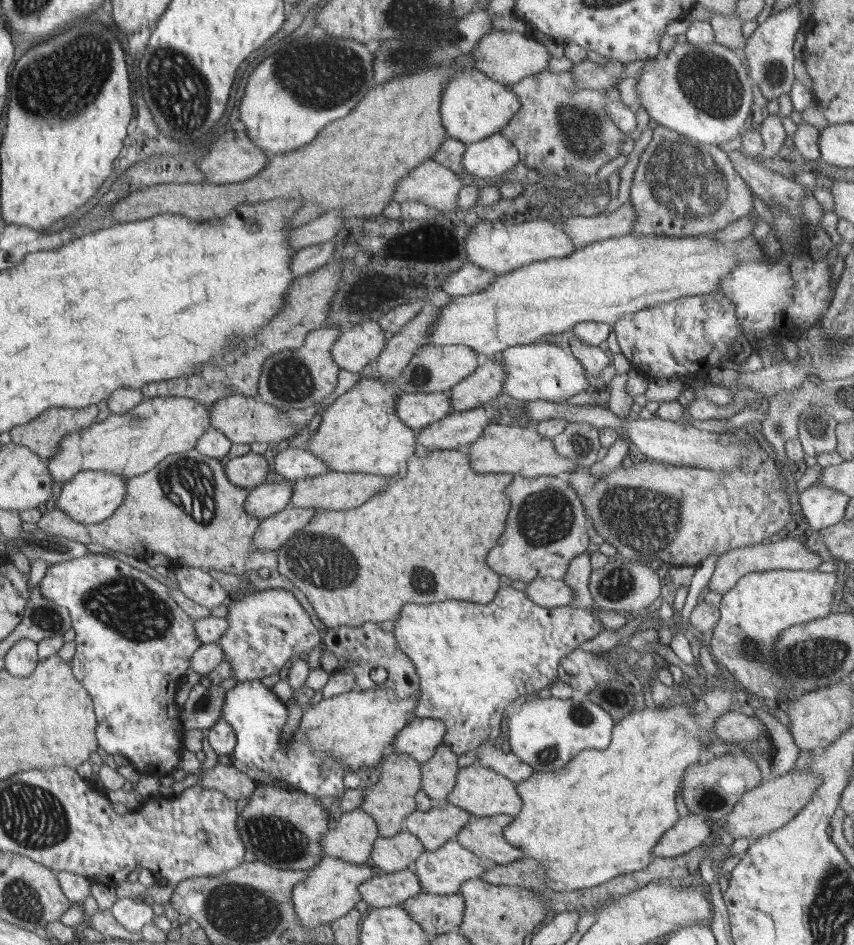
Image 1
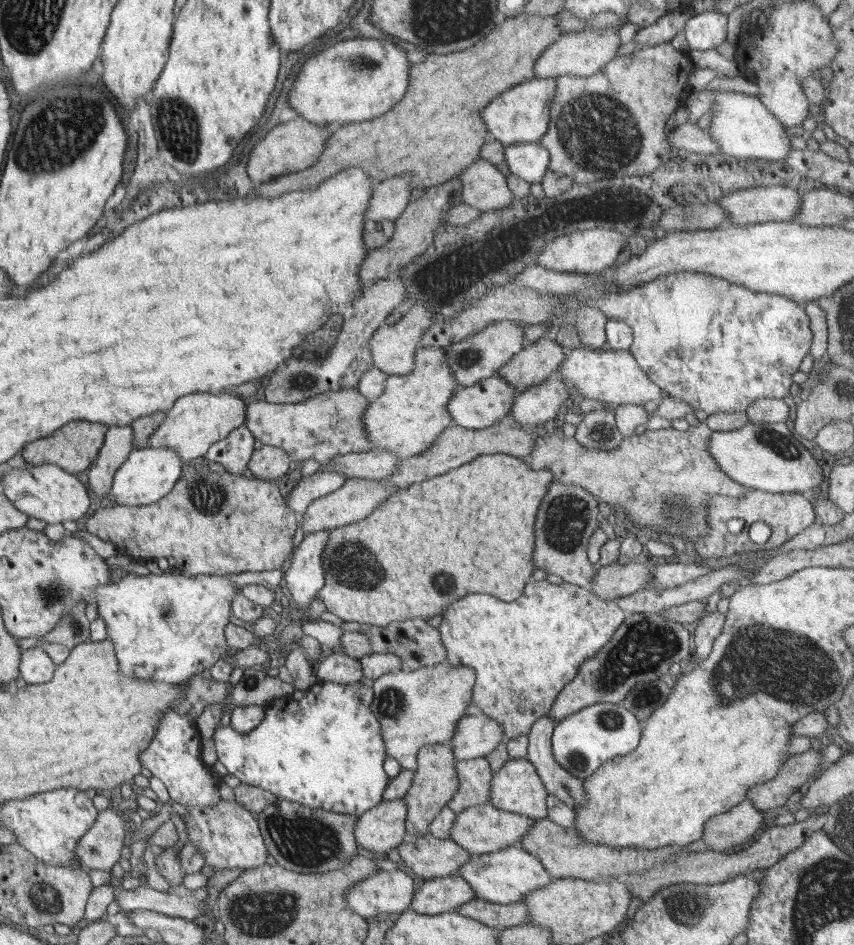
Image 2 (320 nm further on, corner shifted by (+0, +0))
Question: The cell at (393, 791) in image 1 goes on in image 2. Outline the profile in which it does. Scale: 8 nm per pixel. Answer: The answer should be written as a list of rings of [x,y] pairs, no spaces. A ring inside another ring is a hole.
[[[449,742],[423,746],[418,753],[418,768],[408,792],[403,796],[409,809],[406,823],[407,839],[420,837],[426,832],[434,817],[444,809],[457,794],[460,778],[457,773],[457,758]]]

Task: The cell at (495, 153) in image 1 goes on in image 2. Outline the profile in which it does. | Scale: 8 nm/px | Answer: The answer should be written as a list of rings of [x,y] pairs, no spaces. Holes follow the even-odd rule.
[[[517,143],[505,147],[504,156],[512,173],[531,184],[540,183],[549,170],[551,156],[540,143]]]

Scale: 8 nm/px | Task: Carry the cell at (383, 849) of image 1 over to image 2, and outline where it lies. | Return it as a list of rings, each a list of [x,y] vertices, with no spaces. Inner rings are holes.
[[[426,832],[420,837],[406,839],[397,846],[403,863],[424,880],[458,874],[460,867],[472,854],[450,839],[441,840]]]

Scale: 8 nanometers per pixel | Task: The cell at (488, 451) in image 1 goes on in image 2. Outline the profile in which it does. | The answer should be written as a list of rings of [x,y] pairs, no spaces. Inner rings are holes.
[[[705,423],[690,425],[686,431],[669,427],[666,429],[646,430],[642,435],[632,434],[610,451],[595,449],[590,452],[572,437],[557,432],[555,435],[537,436],[534,450],[523,459],[534,470],[548,469],[555,474],[555,480],[567,485],[578,485],[590,491],[601,504],[610,509],[625,508],[631,522],[649,528],[668,528],[672,534],[687,536],[695,542],[699,536],[709,533],[707,523],[707,494],[722,494],[739,498],[745,496],[747,487],[732,480],[715,463],[715,458],[707,449],[713,430]],[[664,496],[674,496],[666,524],[662,524],[660,510],[656,504]]]

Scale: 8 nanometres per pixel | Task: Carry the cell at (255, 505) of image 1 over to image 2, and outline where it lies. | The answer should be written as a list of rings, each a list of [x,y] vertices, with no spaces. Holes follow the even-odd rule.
[[[318,470],[308,477],[302,477],[286,502],[292,510],[301,514],[317,498],[340,489],[347,479],[344,473]]]

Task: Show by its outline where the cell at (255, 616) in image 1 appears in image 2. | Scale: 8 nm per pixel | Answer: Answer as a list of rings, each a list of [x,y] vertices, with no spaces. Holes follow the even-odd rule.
[[[319,530],[305,534],[294,550],[294,558],[284,571],[282,588],[300,610],[310,608],[308,604],[312,602],[312,598],[316,598],[316,592],[326,585],[322,556],[330,533],[331,531]]]

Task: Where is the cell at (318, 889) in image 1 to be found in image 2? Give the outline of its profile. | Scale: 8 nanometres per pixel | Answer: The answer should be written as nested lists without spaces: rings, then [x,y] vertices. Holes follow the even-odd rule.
[[[386,866],[351,886],[345,897],[362,918],[368,919],[410,909],[414,895],[414,878],[410,873]]]

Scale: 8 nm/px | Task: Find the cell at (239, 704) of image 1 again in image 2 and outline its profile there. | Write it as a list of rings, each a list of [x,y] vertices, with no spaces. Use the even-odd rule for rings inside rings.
[[[330,681],[317,682],[310,687],[310,691],[306,697],[300,700],[293,700],[291,696],[272,699],[265,704],[266,715],[265,720],[261,722],[254,730],[243,734],[235,731],[232,726],[217,726],[212,735],[214,745],[216,746],[218,760],[224,764],[226,770],[241,783],[261,787],[265,791],[275,794],[277,797],[289,801],[299,802],[303,805],[314,809],[324,809],[326,811],[334,811],[337,813],[362,816],[367,810],[373,809],[376,805],[380,805],[384,800],[384,792],[389,786],[391,780],[387,773],[384,772],[384,758],[387,756],[385,739],[381,732],[381,723],[378,722],[377,716],[373,714],[373,688],[358,682],[352,684],[338,684]]]

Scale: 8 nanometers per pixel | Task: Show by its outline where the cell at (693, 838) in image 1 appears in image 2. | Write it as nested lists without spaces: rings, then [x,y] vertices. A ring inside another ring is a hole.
[[[750,799],[738,803],[734,808],[731,808],[724,814],[717,814],[707,820],[705,824],[705,831],[701,841],[707,846],[708,849],[714,851],[725,851],[733,849],[739,845],[744,845],[750,840],[754,839],[756,832],[760,830],[760,826],[764,824],[764,811],[758,810]]]

